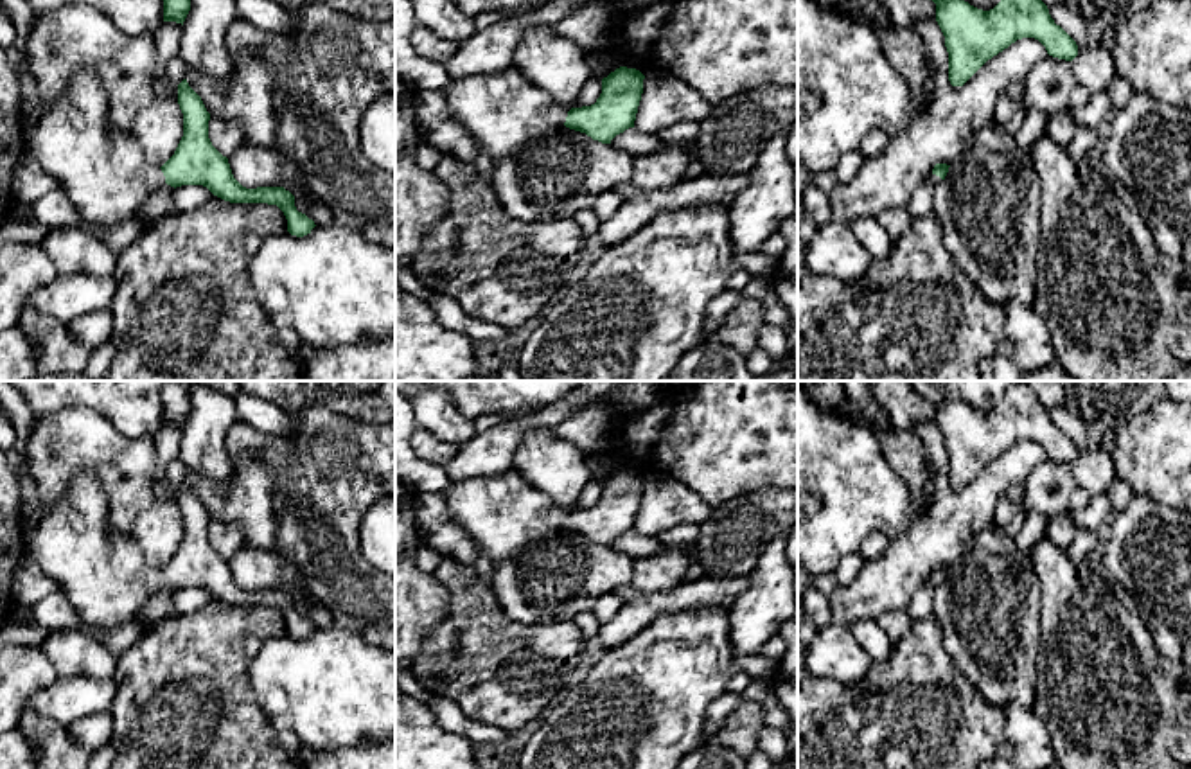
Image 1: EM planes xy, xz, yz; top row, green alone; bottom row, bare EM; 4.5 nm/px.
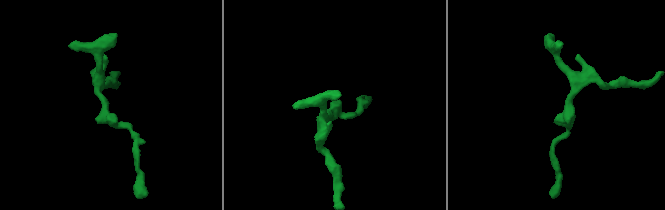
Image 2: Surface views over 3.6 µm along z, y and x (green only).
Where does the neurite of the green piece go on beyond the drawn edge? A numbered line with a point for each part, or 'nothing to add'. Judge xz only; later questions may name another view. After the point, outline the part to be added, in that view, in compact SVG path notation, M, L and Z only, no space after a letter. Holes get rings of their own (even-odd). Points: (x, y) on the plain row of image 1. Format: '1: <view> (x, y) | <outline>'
1: xz (503, 514) | M514 467L494 476L451 482L444 496L453 521L492 564L564 530L568 512Z

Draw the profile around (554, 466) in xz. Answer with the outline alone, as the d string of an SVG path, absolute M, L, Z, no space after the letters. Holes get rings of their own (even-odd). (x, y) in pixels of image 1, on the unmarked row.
M537 428L525 433L514 455L514 469L569 514L582 489L593 480L586 453L577 444L555 437L551 428Z

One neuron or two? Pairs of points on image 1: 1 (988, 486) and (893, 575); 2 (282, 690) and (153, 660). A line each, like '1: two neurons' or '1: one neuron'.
1: one neuron
2: two neurons

